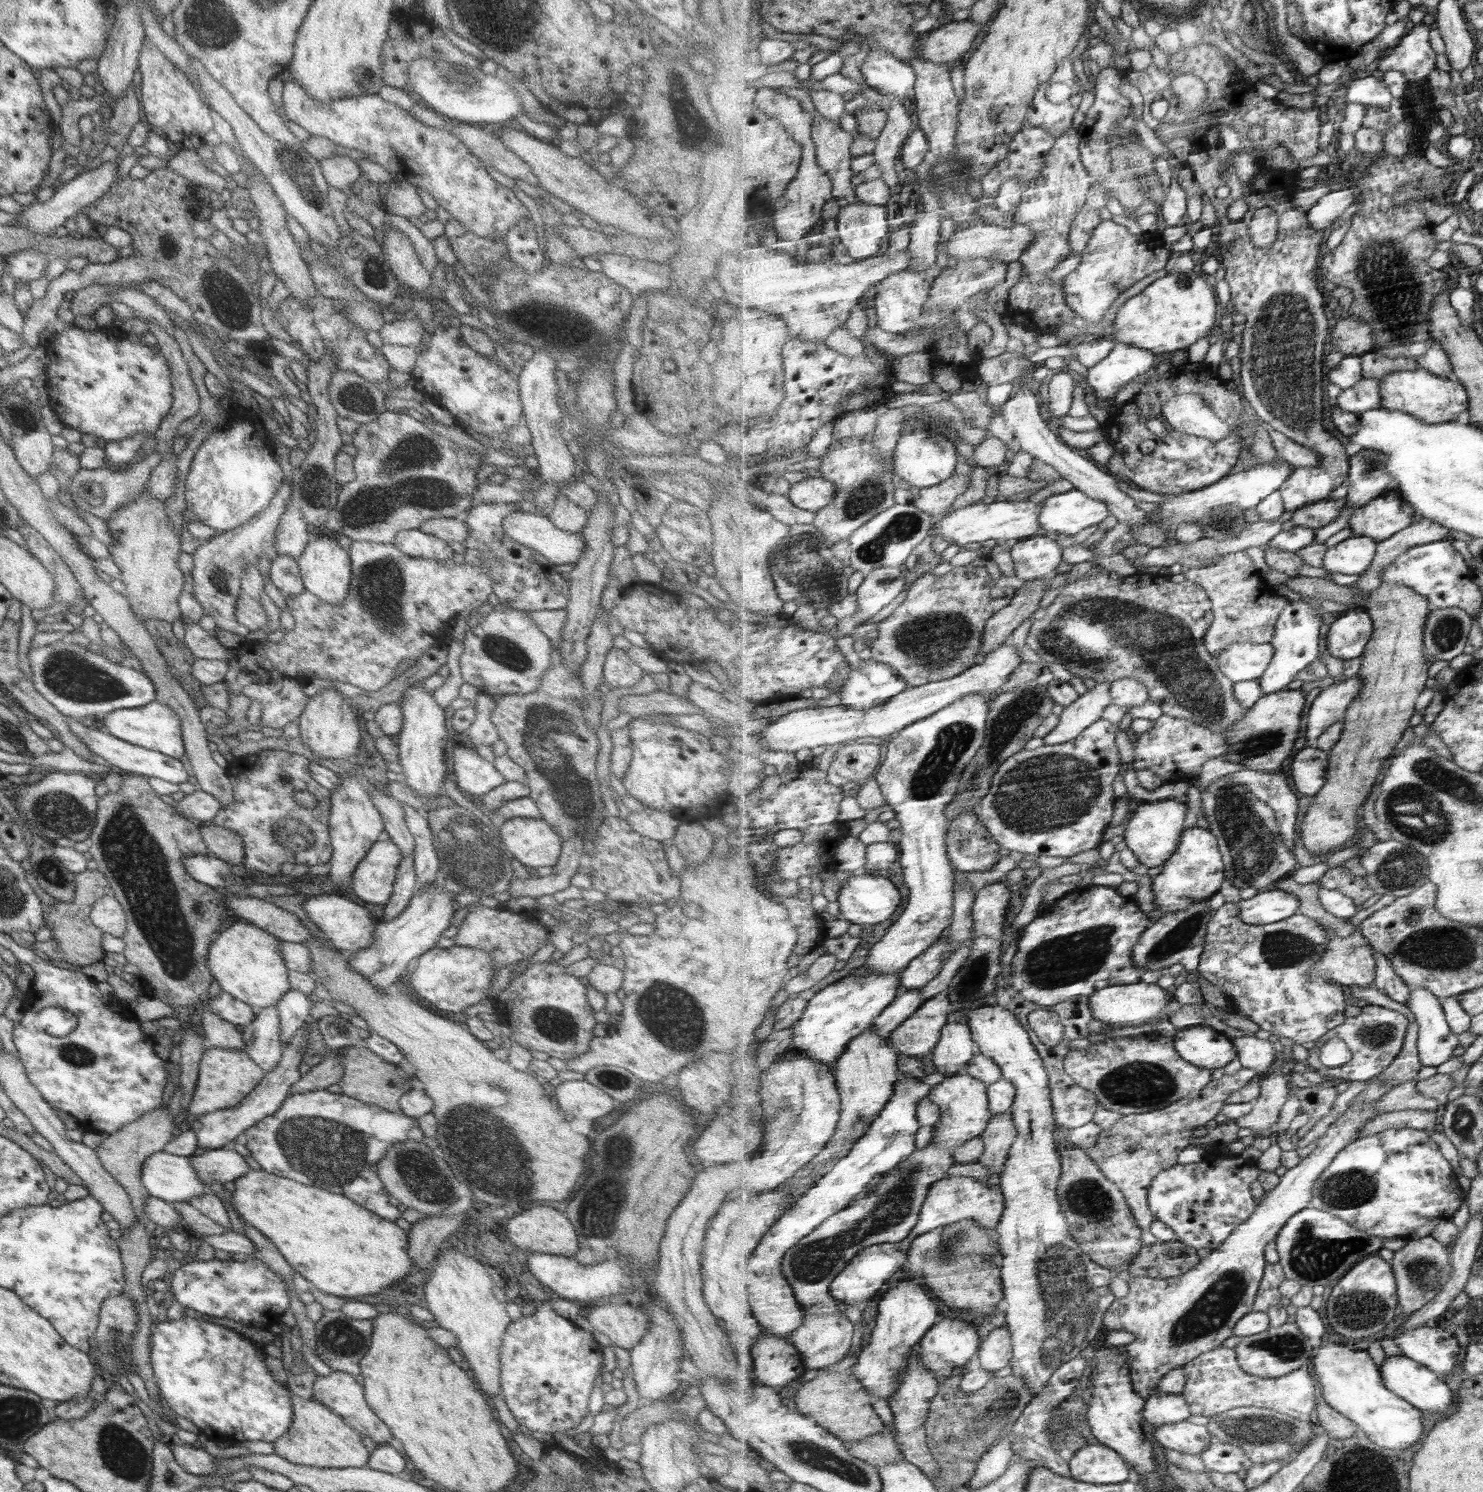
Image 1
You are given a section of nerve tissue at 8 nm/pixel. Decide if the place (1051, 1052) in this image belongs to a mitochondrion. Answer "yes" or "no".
no

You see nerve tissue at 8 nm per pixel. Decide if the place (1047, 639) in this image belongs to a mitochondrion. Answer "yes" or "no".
yes

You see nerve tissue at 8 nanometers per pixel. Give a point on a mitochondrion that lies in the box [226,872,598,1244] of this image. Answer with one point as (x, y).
(487, 1153)

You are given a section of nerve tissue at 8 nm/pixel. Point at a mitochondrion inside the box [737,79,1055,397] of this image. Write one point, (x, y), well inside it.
(960, 168)

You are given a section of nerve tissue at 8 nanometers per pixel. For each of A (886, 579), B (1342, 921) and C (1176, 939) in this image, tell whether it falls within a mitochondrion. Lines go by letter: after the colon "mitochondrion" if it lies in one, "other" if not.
A: mitochondrion
B: other
C: mitochondrion

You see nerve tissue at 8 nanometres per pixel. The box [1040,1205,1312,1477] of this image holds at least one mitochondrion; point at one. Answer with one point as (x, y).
(1222, 1297)

